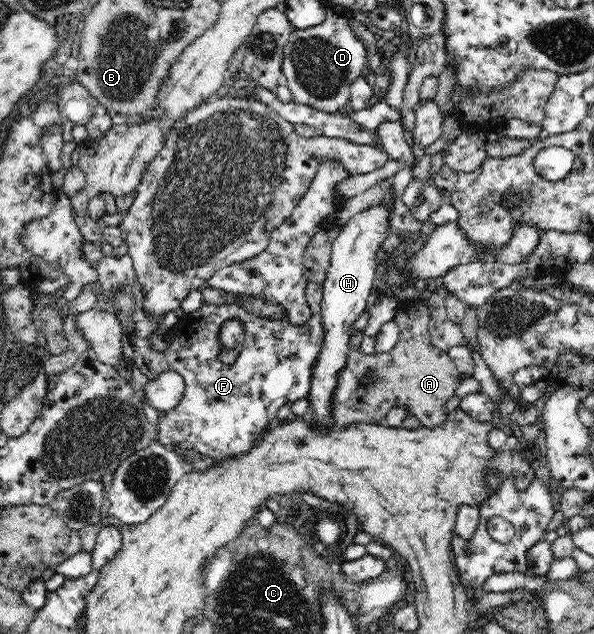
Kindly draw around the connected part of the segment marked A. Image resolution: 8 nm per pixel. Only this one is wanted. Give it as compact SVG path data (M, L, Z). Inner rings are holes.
M415 302L405 308L397 307L394 319L400 328L400 340L389 352L367 355L363 351L359 352L359 348L350 348L346 354L345 366L338 374L337 386L333 389L332 418L335 420L335 428L341 428L345 424L379 425L381 419L386 418L387 412L395 406L405 406L408 414L416 416L422 426L435 428L446 422L448 414L445 411L445 402L457 394L463 374L458 371L450 356L430 341L429 316L429 308L423 302Z

